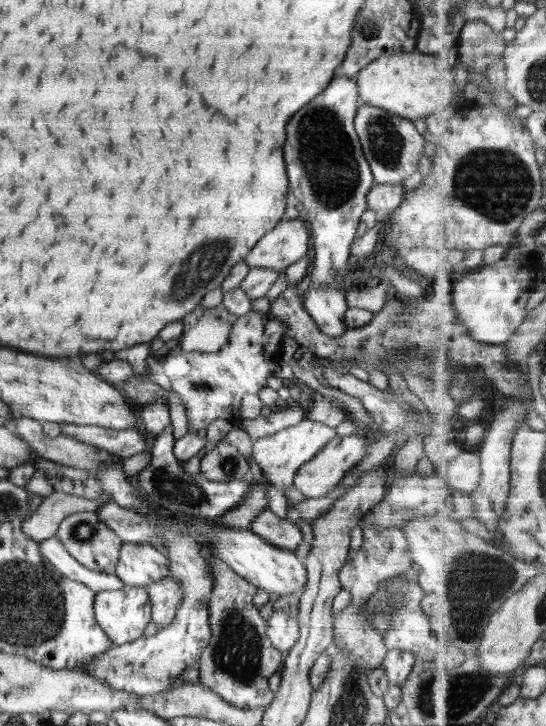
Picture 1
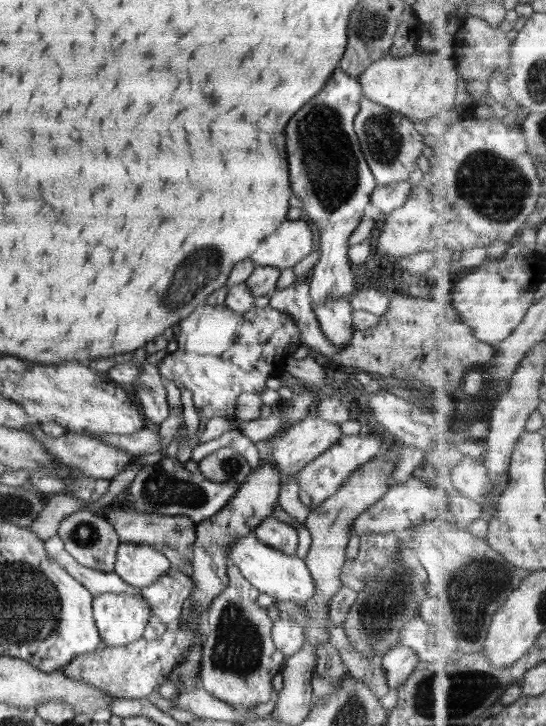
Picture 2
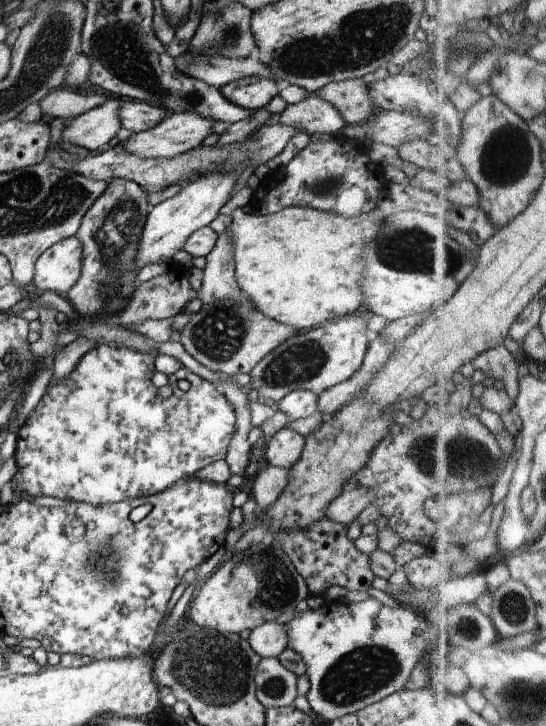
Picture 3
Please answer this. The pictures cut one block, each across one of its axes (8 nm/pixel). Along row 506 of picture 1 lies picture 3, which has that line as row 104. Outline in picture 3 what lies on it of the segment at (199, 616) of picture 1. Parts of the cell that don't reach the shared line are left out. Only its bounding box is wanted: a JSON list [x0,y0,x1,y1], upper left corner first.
[118,99,168,133]

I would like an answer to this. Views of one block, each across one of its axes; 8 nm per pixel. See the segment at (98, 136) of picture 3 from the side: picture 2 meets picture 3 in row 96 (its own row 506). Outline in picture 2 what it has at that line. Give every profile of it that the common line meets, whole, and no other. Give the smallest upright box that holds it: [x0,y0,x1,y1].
[104,505,197,554]

